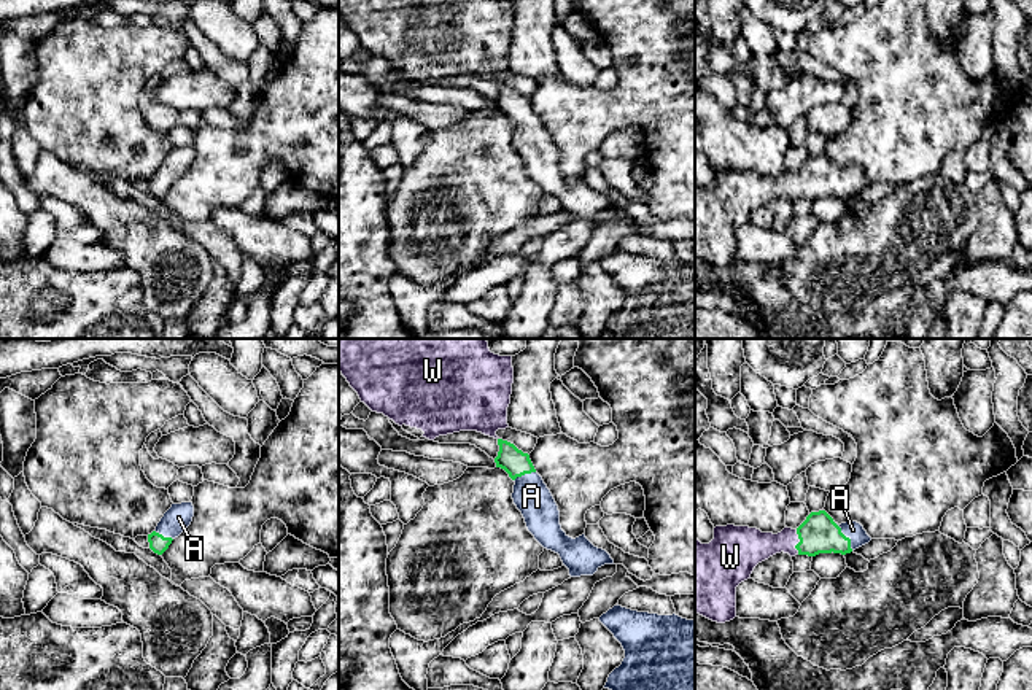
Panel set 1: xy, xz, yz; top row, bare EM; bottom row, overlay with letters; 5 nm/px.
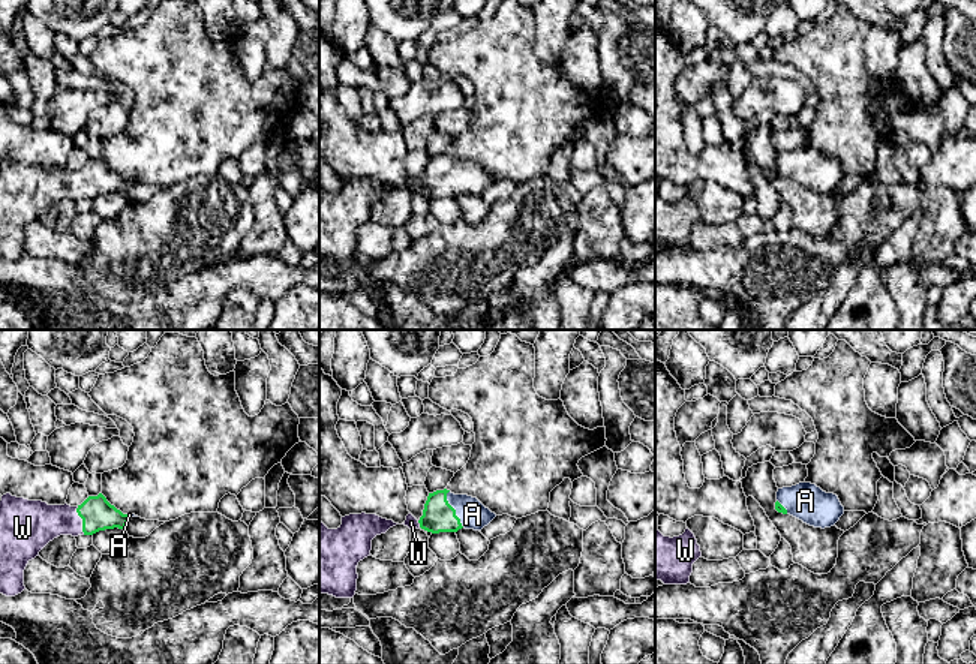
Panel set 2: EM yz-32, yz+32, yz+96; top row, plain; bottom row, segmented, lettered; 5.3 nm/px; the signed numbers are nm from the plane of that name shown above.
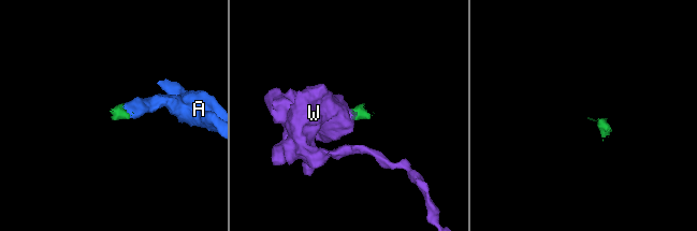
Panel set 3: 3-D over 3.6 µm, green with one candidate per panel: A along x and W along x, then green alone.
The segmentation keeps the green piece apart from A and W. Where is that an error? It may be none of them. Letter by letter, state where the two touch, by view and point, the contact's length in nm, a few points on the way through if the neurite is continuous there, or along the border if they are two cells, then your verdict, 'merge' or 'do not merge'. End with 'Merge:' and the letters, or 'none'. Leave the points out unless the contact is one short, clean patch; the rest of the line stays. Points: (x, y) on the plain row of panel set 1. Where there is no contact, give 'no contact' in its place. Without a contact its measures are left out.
A: yz (845, 180) | 160 nm | across yz (818, 177), (824, 180), (845, 180), (853, 174) | merge
W: yz (799, 186) | 130 nm | across yz (818, 177), (799, 186), (749, 189) | merge
Merge: A, W

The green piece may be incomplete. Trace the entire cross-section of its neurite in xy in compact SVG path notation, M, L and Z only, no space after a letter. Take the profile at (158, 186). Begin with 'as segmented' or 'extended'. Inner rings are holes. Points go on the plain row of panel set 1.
extended; M192 146L172 148L164 157L156 173L148 178L149 192L162 199L172 184L178 181L192 165L194 149Z

